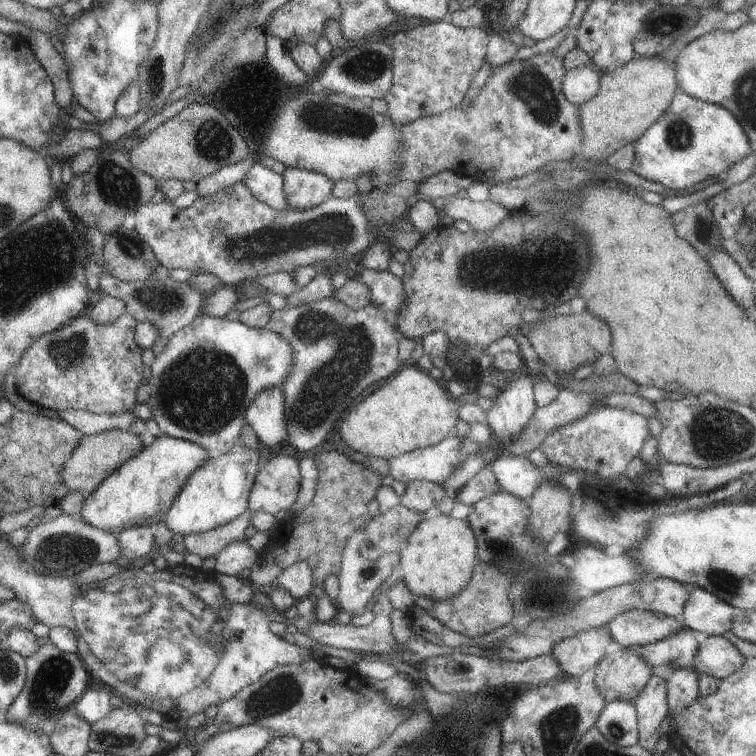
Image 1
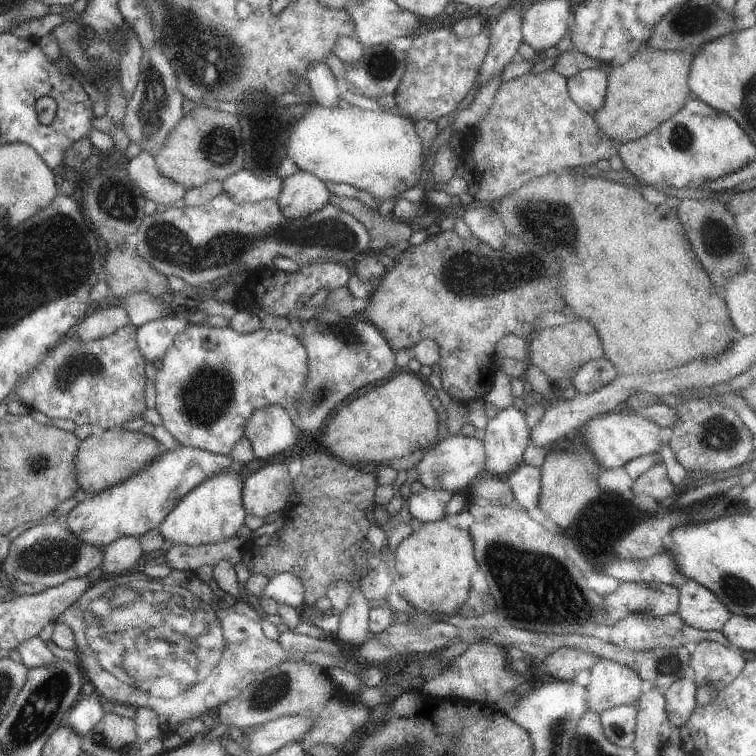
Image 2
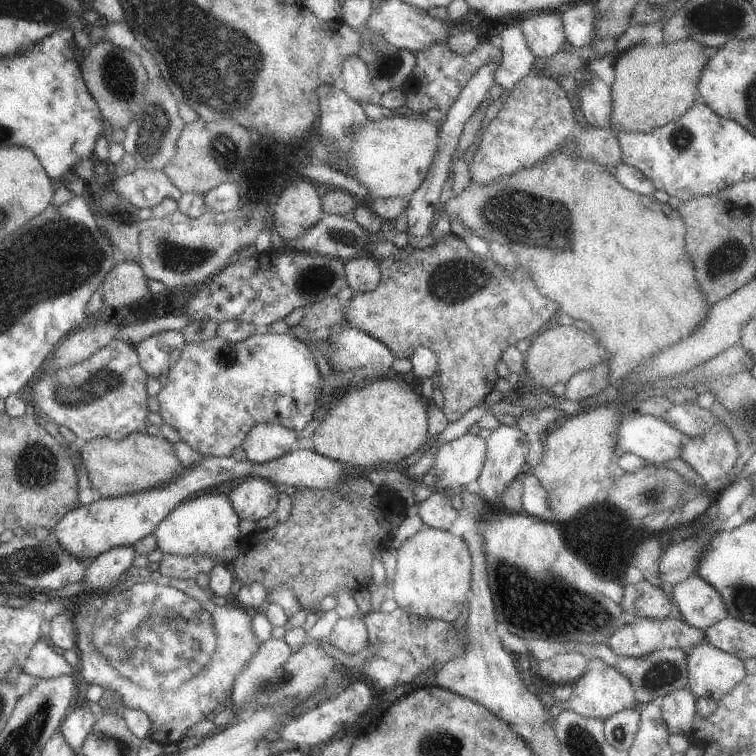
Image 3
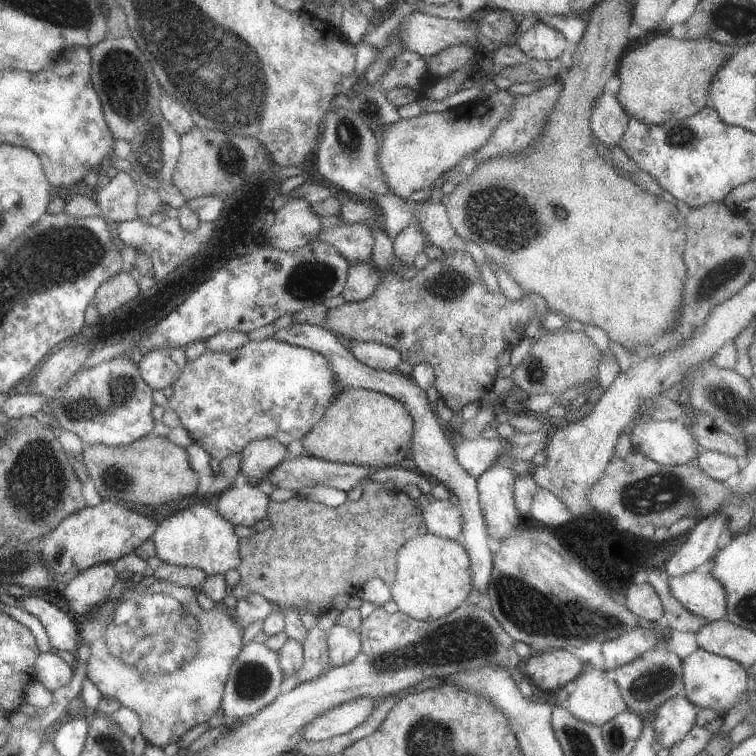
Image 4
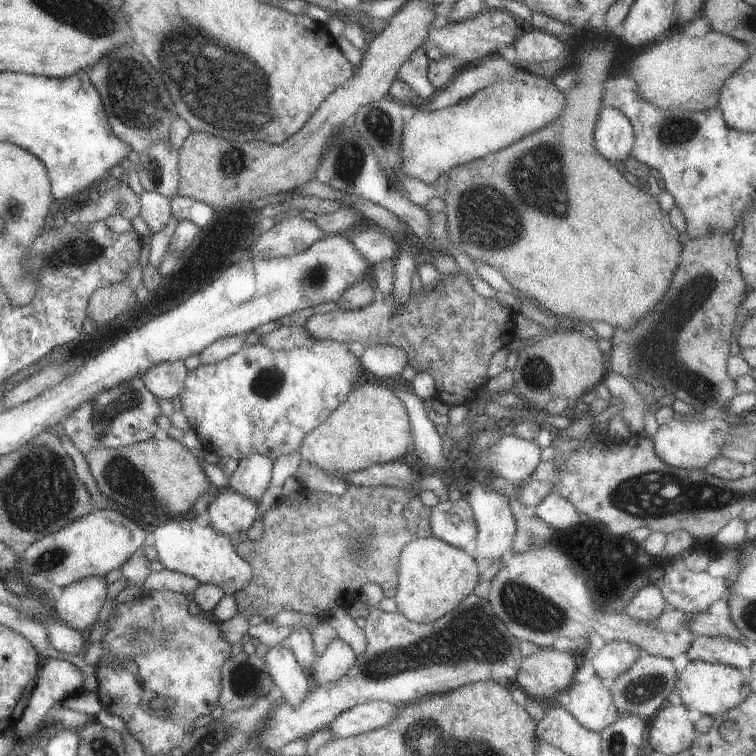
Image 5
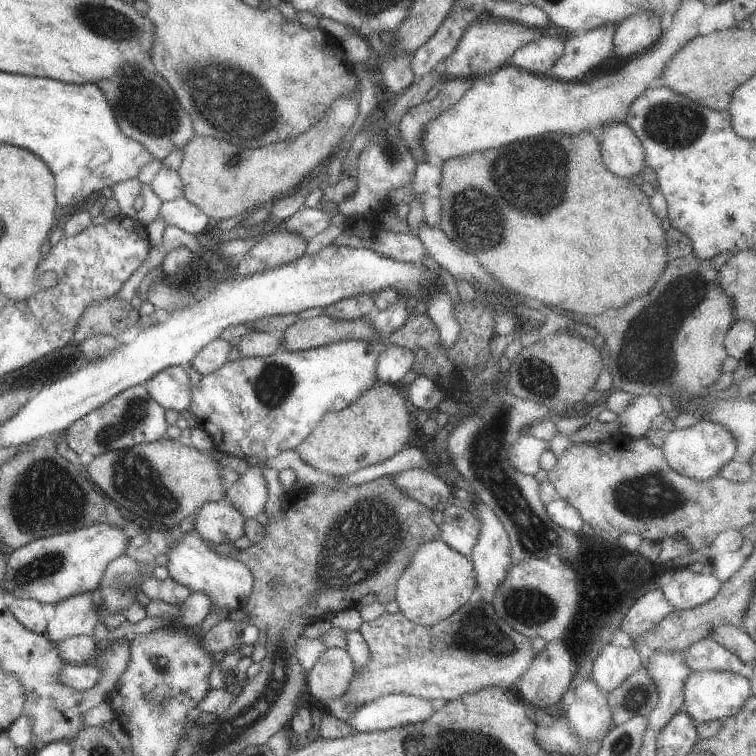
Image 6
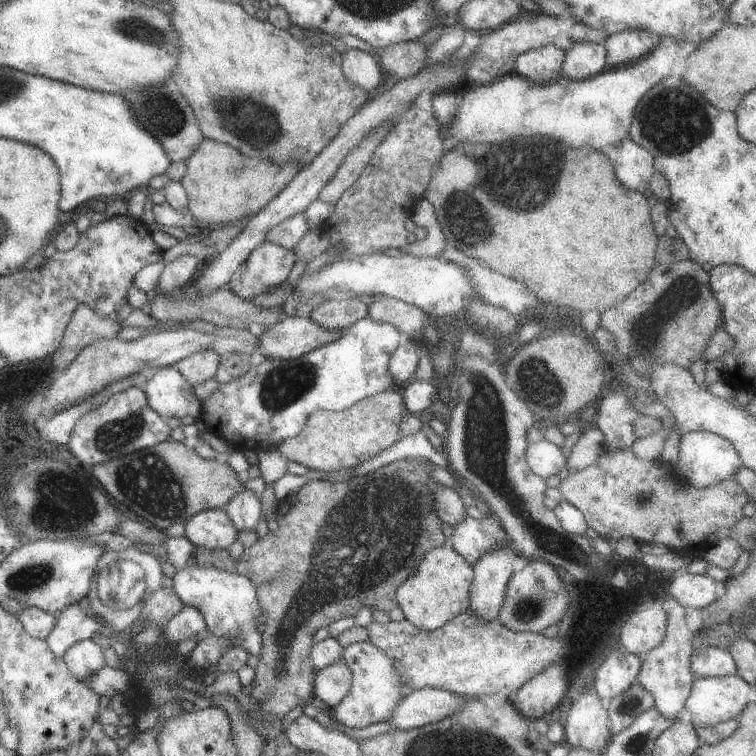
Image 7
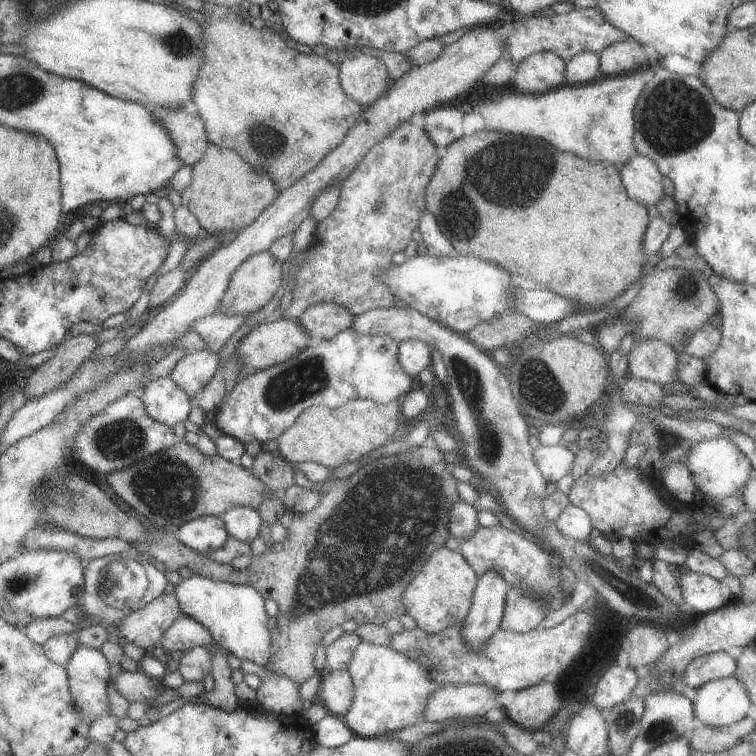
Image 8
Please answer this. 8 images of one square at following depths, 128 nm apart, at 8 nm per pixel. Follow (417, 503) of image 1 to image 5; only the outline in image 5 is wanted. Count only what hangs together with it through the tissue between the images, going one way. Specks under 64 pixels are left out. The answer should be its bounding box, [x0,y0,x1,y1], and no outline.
[429,499,477,549]

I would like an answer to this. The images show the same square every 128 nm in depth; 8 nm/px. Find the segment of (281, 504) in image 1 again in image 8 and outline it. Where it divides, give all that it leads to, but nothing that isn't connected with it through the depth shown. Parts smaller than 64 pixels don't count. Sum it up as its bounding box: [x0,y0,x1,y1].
[174,515,229,554]

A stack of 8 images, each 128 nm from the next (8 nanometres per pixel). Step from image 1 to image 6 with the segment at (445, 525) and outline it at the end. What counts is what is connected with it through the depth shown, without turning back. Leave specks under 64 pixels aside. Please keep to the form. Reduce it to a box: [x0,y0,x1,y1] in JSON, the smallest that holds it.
[395,538,477,627]

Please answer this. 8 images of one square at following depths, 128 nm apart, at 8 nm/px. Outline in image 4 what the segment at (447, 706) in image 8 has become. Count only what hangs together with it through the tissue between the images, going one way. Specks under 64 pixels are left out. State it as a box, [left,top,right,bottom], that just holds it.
[303,697,378,740]

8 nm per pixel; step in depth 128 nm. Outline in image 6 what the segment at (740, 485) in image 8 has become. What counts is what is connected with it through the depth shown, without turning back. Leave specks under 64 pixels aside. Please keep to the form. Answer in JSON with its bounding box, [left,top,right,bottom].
[660,419,737,481]

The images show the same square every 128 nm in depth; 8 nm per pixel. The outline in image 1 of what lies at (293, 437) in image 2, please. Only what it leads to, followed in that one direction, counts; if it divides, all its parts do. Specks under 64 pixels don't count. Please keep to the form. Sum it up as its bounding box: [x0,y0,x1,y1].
[245,387,287,447]

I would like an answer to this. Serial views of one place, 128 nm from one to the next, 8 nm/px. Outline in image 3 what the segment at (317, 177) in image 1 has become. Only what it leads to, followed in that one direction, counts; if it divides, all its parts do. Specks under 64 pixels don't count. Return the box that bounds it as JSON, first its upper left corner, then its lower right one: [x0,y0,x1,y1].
[273,177,323,243]

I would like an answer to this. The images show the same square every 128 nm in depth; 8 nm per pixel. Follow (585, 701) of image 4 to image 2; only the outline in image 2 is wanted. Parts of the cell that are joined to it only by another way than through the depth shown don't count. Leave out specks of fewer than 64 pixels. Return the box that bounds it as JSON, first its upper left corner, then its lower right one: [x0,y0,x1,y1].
[586,660,643,714]

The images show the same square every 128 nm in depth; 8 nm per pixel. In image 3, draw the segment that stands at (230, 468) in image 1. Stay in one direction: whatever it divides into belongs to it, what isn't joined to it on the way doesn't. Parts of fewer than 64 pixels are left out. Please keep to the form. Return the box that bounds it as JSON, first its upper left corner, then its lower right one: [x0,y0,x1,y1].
[154,492,241,566]

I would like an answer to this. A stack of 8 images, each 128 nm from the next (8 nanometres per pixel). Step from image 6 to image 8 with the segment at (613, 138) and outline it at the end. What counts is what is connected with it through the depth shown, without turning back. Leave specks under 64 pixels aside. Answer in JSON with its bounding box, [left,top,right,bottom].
[620,154,664,206]

